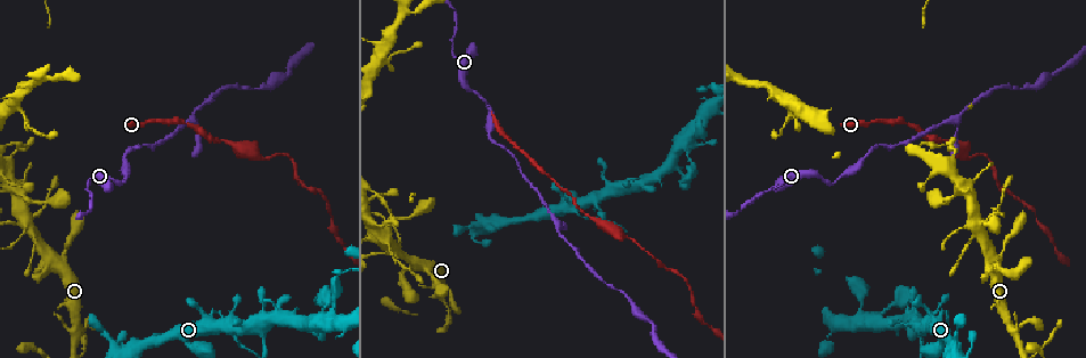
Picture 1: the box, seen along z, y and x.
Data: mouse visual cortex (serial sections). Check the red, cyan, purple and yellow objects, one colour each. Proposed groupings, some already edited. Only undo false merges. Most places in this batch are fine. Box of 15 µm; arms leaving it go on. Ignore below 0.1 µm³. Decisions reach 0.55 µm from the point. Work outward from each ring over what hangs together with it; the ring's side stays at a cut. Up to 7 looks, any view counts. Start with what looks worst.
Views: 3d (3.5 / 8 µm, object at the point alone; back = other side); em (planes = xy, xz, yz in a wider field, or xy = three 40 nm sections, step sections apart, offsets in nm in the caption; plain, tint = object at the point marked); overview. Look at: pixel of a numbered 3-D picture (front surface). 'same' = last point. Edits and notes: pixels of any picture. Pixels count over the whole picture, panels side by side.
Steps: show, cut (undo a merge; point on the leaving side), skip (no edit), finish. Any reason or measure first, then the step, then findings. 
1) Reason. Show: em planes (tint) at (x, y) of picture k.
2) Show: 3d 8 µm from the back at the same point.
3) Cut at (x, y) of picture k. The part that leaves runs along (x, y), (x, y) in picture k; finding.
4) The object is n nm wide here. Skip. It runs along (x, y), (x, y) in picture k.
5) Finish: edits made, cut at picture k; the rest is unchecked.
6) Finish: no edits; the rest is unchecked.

Show: 3d 8 µm from the back at (575, 210) of picture 1.

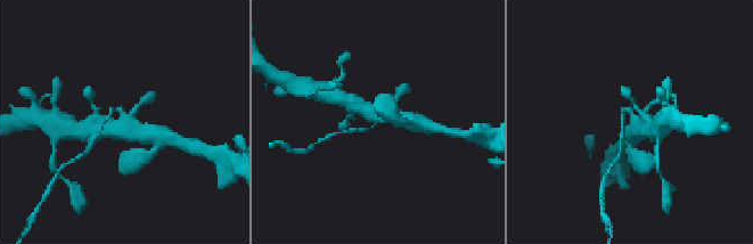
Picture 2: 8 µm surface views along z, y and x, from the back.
Zoom in. Show: 3d 3.5 µm at (632, 116) of picture 2.

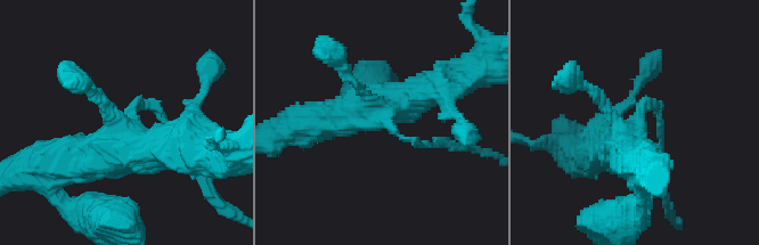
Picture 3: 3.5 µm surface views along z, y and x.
Now the EM. Show: em xy step 3 (tint) at (635, 119) of picture 3.

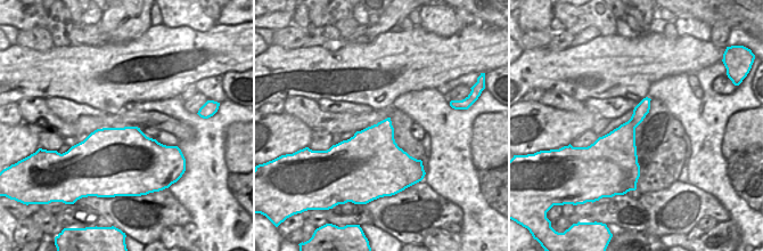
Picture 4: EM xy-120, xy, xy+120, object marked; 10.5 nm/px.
Skip. It runs along (332, 117), (370, 109), (402, 138), (430, 144) in picture 3; one cell here.

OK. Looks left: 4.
Thin arm on a thick one. Show: 3d 3.5 µm at (395, 246) of picture 1.

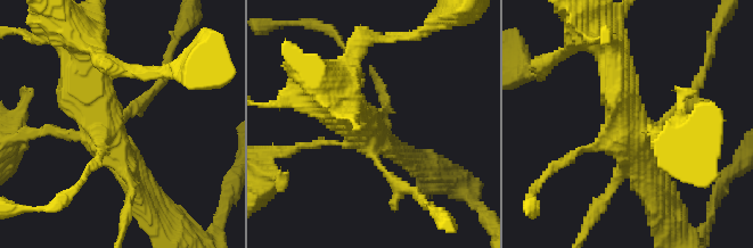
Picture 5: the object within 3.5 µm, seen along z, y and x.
Shape alone is not enough. Show: em xy step 3 (tint) at (110, 139) of picture 5.

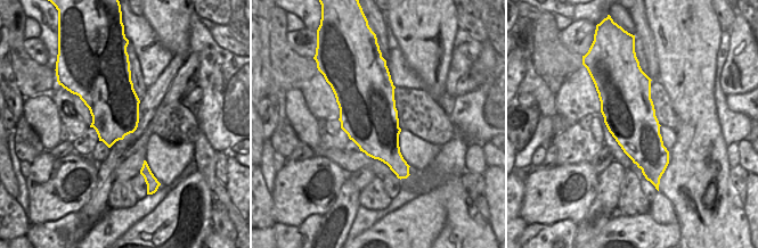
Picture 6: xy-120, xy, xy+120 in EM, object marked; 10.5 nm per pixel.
Skip. It runs along (141, 205), (103, 131), (86, 75) in picture 5; continuous, no second cell.

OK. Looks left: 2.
Calibre changes. Show: 3d 3.5 µm from the back at (479, 96) of picture 1.

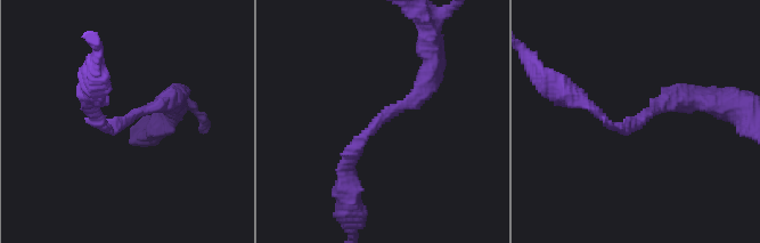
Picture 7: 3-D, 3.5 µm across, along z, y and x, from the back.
The arms are 150, 300 nm wide. Show: em xy step 5 (tint) at (643, 117) of picture 7.

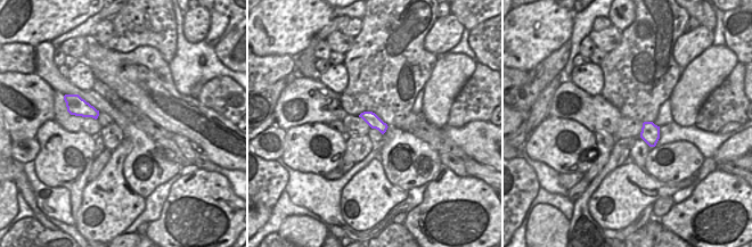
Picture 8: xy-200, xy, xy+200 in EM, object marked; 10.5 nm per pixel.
Skip. It runs along (430, 67), (345, 169) in picture 7; continuous, no second cell.

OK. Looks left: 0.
Finish: no edits; the rest is unchecked.

